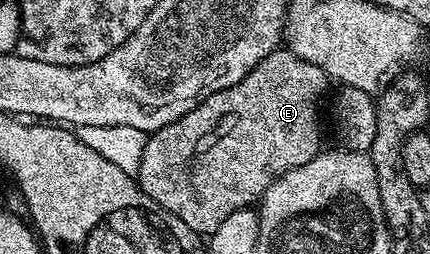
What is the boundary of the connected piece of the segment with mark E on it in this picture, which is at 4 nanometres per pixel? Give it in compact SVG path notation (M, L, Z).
M285 48L274 50L267 58L260 60L260 64L256 64L256 68L252 68L252 72L248 72L248 76L244 76L244 80L240 80L240 84L232 84L232 88L224 88L212 96L203 98L196 108L192 108L187 114L180 116L180 120L153 131L146 138L143 158L140 160L136 175L139 188L149 198L156 200L156 204L160 204L160 208L164 208L168 212L172 212L172 216L184 220L184 224L188 224L188 228L192 228L198 235L209 236L213 234L216 228L220 228L220 224L224 224L224 220L228 220L228 216L232 216L232 212L253 207L281 174L286 174L289 170L295 170L308 164L308 160L312 160L320 153L323 146L322 134L318 131L318 101L321 100L326 85L328 85L326 73L320 68L316 68L316 64L308 64L308 60L296 56L291 50Z

